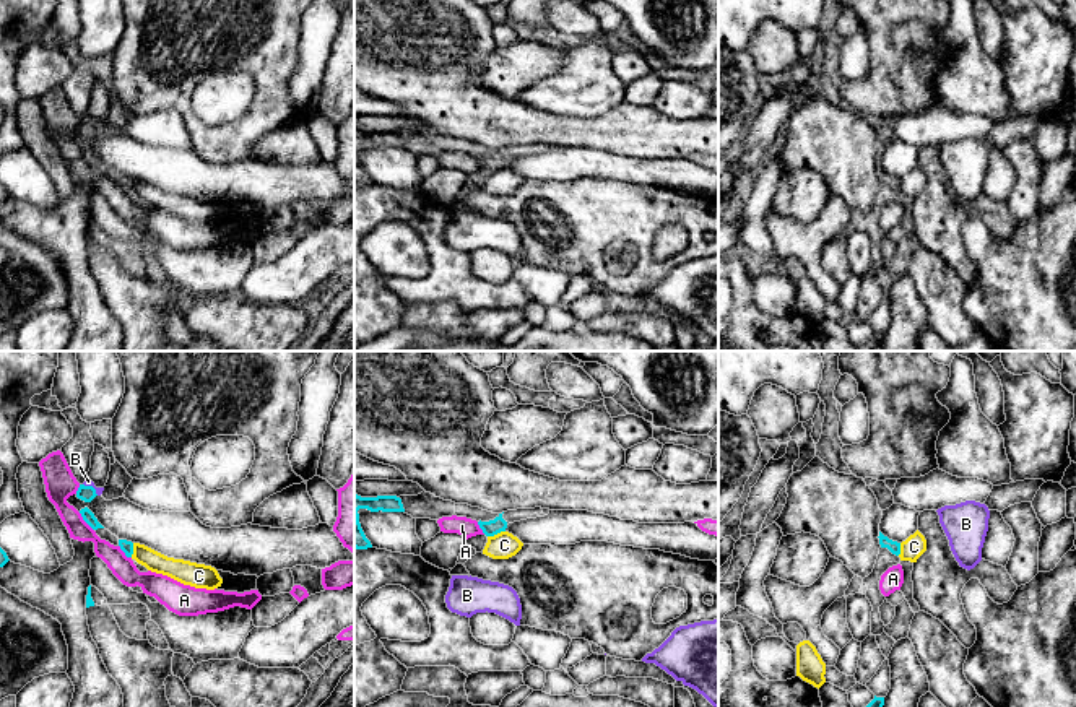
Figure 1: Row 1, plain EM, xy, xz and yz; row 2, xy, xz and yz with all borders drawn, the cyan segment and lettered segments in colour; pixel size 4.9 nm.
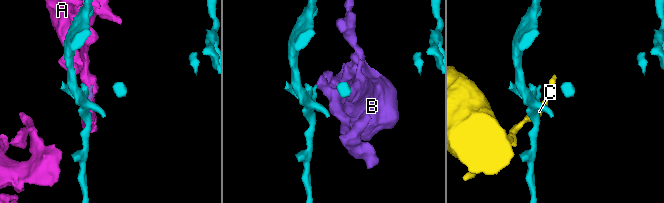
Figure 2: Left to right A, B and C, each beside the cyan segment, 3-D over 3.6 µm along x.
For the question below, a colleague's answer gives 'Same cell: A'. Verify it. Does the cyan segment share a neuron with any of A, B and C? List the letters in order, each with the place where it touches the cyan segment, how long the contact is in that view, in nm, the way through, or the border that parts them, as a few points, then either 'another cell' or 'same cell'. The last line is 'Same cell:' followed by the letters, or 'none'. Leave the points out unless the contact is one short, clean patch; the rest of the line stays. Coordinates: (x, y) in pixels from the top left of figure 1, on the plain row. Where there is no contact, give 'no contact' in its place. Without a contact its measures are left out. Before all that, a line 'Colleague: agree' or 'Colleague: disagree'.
Colleague: disagree
A: contact xy (85, 156); length 120 nm; another cell
B: contact xy (91, 122); length 100 nm; border xy (83, 119), (90, 121), (98, 130); another cell
C: contact xz (496, 169); length 90 nm; border xz (504, 166), (488, 173); another cell
Same cell: none

